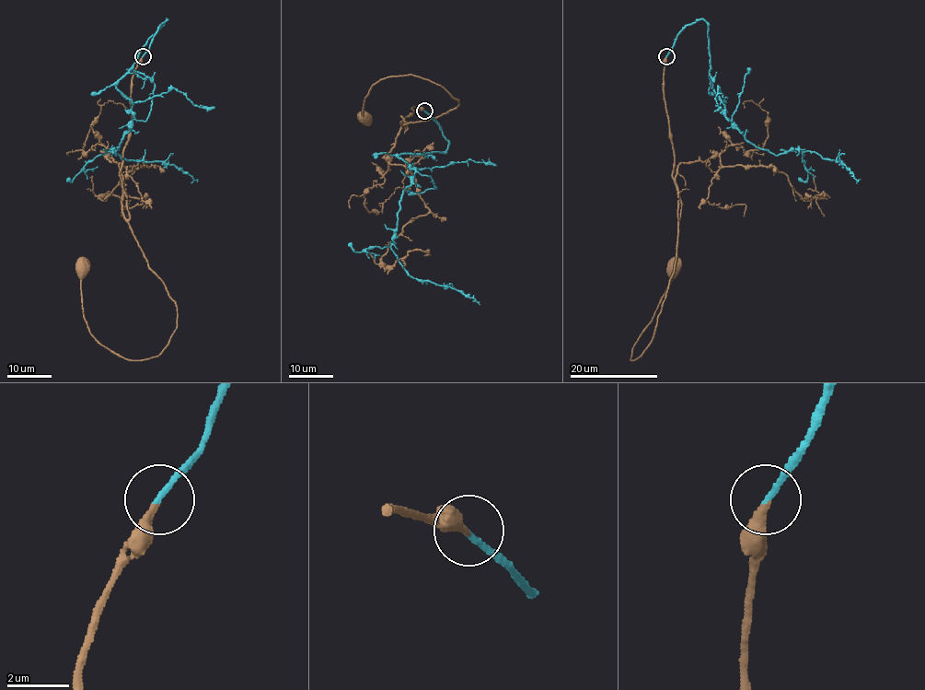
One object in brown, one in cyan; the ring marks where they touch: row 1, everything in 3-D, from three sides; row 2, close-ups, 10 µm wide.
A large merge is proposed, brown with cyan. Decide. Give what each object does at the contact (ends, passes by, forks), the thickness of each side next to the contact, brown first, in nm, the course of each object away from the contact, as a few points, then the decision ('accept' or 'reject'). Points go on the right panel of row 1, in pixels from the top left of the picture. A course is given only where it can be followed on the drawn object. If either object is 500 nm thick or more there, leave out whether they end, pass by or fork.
brown ends there; cyan ends there; 240 nm thick on the brown side, 190 nm on the other; brown runs (666, 55), (664, 104), (681, 216), (676, 265), (649, 346), (630, 359), (679, 258); cyan runs (666, 55), (687, 25), (703, 19), (711, 87), (745, 139), (775, 155), (817, 152), (841, 161), (860, 179); accept

